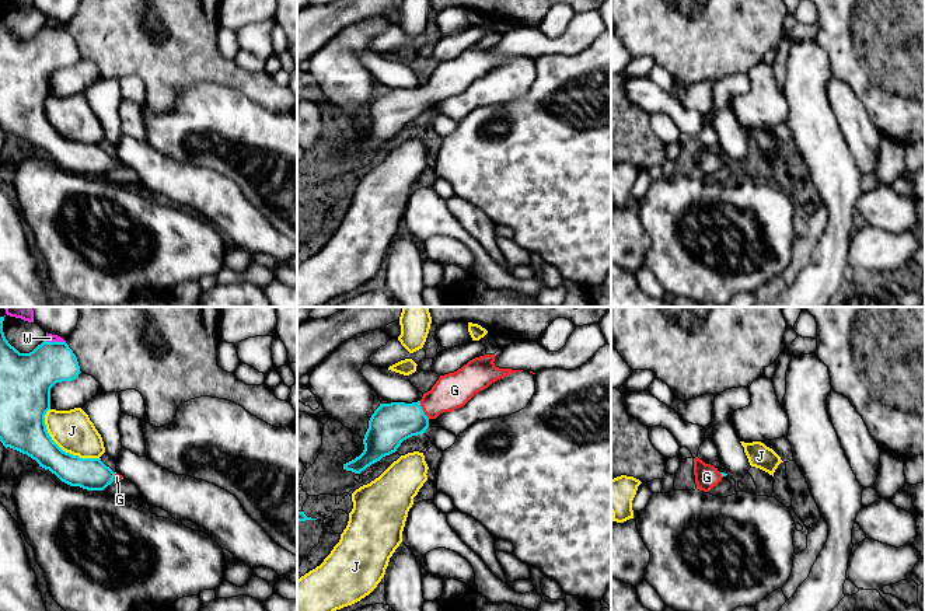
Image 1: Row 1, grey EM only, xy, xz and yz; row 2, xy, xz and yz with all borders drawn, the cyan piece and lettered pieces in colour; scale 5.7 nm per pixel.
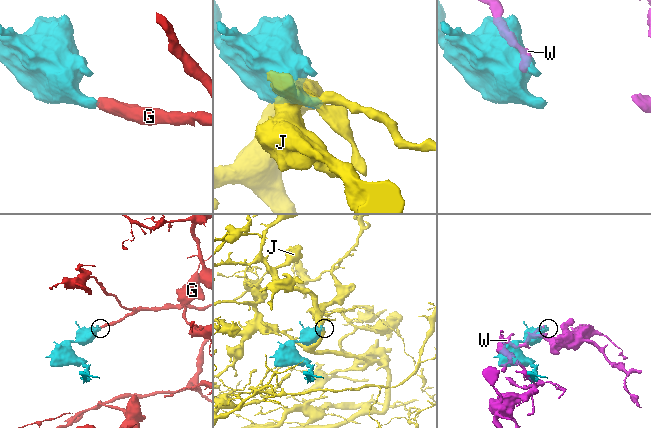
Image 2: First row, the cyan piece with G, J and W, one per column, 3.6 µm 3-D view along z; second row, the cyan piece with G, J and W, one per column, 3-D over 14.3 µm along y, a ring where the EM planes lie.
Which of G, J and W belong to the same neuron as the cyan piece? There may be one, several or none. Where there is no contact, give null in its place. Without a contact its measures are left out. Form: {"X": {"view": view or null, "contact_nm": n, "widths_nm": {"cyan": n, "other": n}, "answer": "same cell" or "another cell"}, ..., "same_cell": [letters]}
{"G": {"view": "xz", "contact_nm": 120, "widths_nm": {"cyan": 240, "other": 200}, "answer": "same cell"}, "J": {"view": "xy", "contact_nm": 420, "widths_nm": {"cyan": 260, "other": 240}, "answer": "another cell"}, "W": {"view": "xy", "contact_nm": 130, "widths_nm": {"cyan": 280, "other": 50}, "answer": "another cell"}, "same_cell": ["G"]}

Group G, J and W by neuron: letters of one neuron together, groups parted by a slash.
G / J / W

